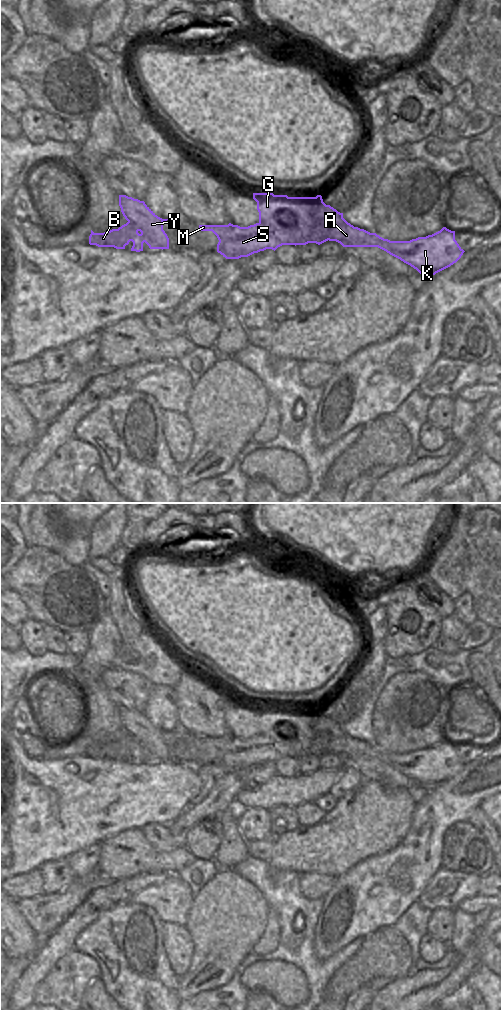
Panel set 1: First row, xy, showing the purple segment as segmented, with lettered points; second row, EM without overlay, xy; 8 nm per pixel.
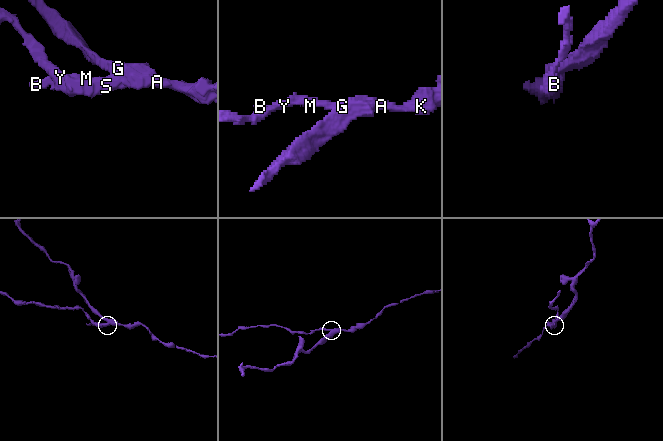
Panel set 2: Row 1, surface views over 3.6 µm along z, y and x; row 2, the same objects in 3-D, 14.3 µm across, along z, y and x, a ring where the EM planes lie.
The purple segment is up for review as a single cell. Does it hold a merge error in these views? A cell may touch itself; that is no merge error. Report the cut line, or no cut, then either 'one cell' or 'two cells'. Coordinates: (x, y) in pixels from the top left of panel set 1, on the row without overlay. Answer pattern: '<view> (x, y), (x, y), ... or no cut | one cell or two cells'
xy (259, 734), (265, 734), (276, 740), (296, 739), (300, 743) | two cells

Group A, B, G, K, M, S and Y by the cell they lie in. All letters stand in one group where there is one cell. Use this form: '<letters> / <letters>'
A B K M S Y / G

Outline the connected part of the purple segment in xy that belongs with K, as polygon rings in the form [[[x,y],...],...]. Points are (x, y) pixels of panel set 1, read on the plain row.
[[[338,723],[328,729],[320,729],[316,734],[317,739],[327,740],[329,753],[336,753],[343,759],[378,759],[428,790],[456,775],[465,764],[455,752],[455,743],[446,739],[426,749],[390,753],[354,739]]]

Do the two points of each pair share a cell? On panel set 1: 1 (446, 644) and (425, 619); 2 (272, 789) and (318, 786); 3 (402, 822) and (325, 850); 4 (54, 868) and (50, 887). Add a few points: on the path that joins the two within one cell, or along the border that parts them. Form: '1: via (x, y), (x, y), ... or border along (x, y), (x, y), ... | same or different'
1: border along (440, 634), (432, 645) | different
2: via (283, 789), (307, 788) | same
3: via (383, 822), (364, 822), (344, 837) | same
4: via (54, 873), (53, 882) | same

